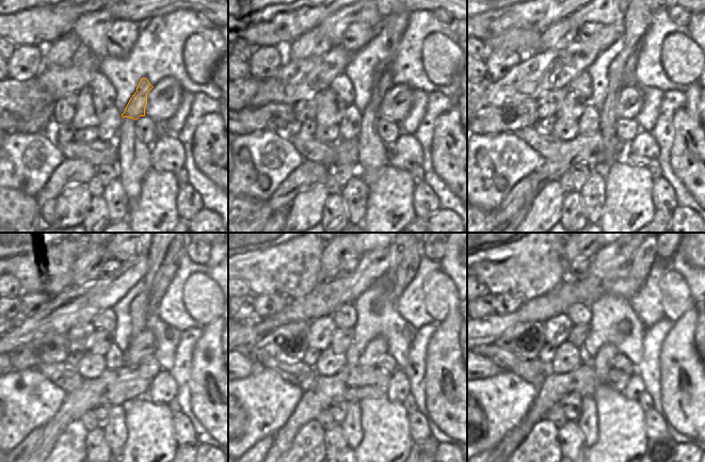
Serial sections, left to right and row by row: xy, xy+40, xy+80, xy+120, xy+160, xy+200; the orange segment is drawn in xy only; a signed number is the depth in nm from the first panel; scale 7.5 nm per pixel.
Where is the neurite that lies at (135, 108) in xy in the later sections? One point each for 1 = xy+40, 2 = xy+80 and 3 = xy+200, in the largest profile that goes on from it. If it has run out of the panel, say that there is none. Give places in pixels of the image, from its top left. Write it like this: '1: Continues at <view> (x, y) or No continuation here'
1: Continues at xy+40 (386, 80)
2: Continues at xy+80 (629, 74)
3: Continues at xy+200 (645, 255).

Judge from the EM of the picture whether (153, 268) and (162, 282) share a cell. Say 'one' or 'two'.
two

